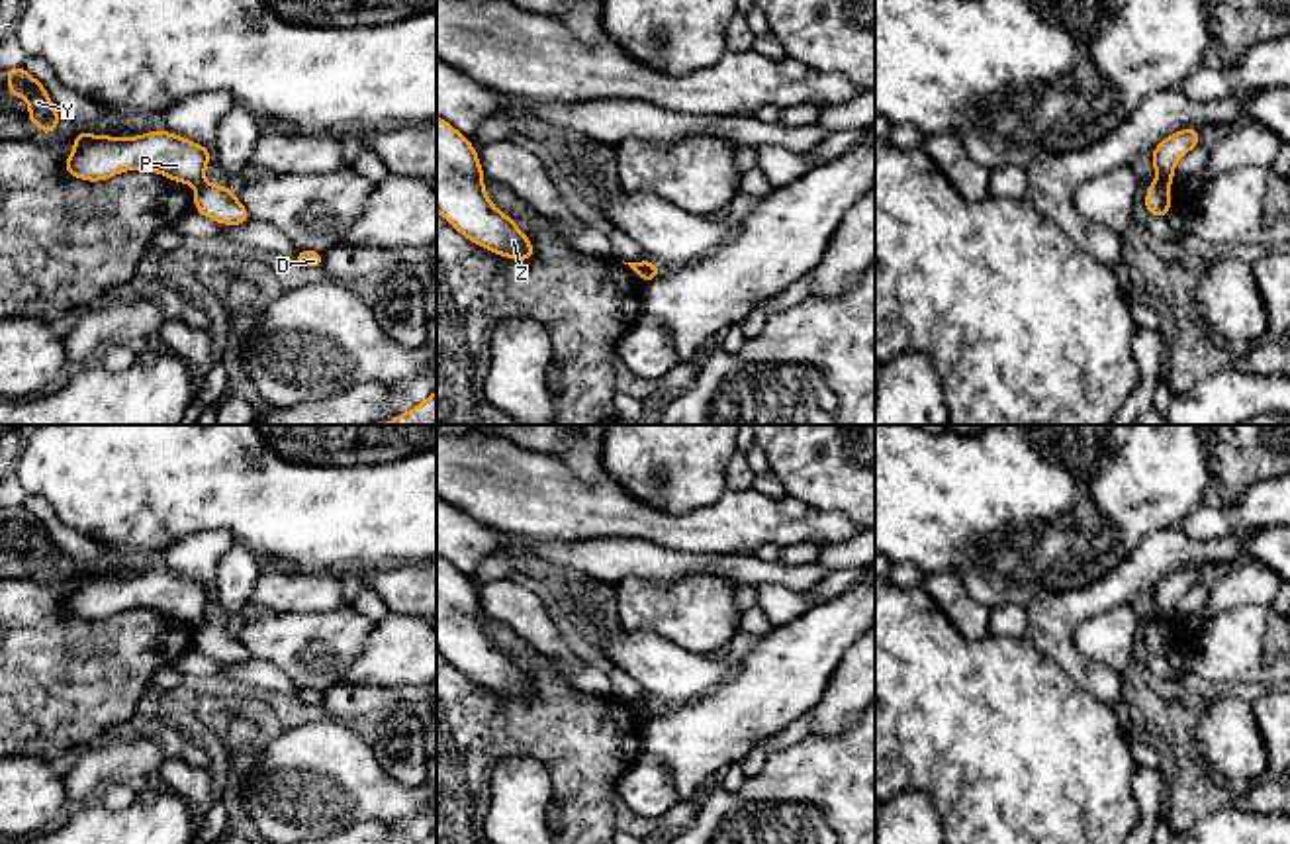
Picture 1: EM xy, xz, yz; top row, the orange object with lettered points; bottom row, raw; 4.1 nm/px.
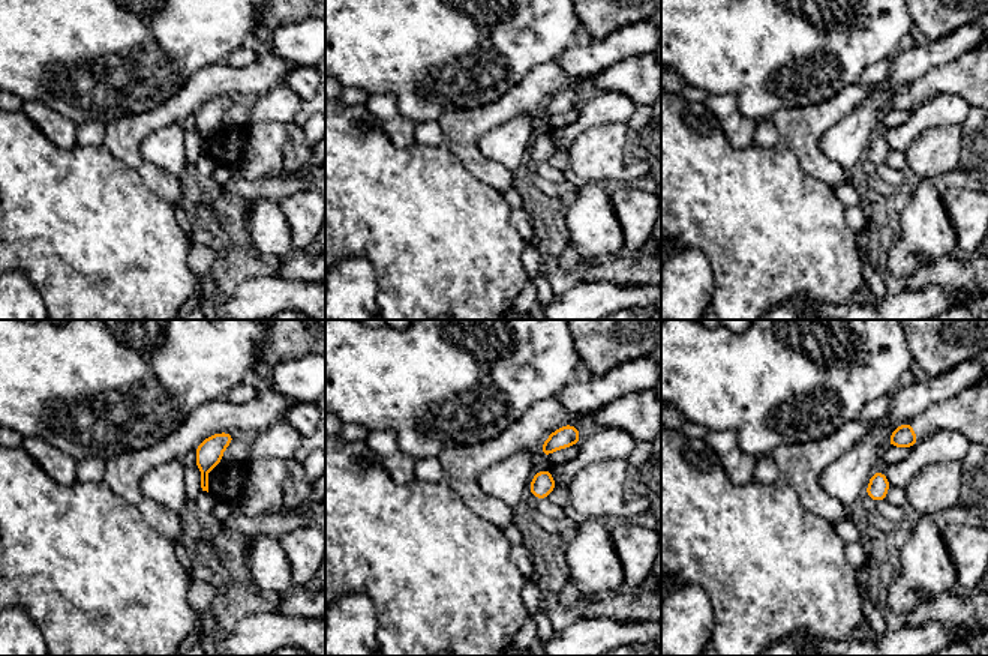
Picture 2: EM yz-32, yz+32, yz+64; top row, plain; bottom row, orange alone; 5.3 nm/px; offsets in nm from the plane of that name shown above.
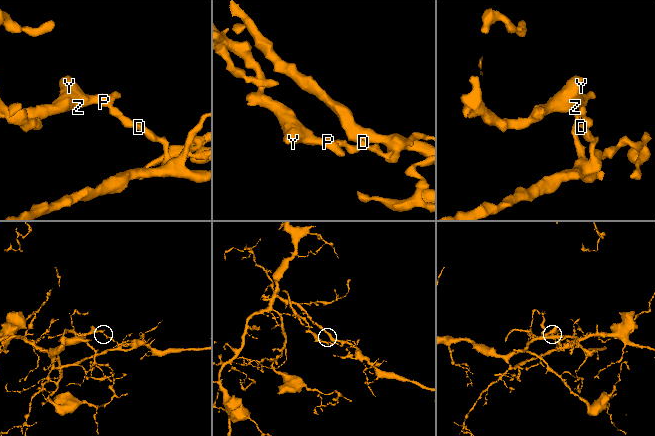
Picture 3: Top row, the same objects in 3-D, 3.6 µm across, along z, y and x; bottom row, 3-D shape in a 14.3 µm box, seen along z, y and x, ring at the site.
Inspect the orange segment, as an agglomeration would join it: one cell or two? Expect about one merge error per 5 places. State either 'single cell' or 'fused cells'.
fused cells

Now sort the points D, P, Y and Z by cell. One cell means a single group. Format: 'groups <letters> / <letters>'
groups D / P Y Z

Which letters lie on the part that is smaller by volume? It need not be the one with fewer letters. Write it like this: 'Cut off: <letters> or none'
Cut off: P, Y, Z

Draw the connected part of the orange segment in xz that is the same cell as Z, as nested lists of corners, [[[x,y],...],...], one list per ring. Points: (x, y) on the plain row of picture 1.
[[[437,554],[437,650],[468,680],[499,695],[530,699],[529,674],[491,642],[484,617],[478,589]]]

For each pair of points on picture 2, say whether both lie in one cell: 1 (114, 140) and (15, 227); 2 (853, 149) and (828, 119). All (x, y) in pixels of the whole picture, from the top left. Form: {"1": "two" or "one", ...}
{"1": "two", "2": "two"}

